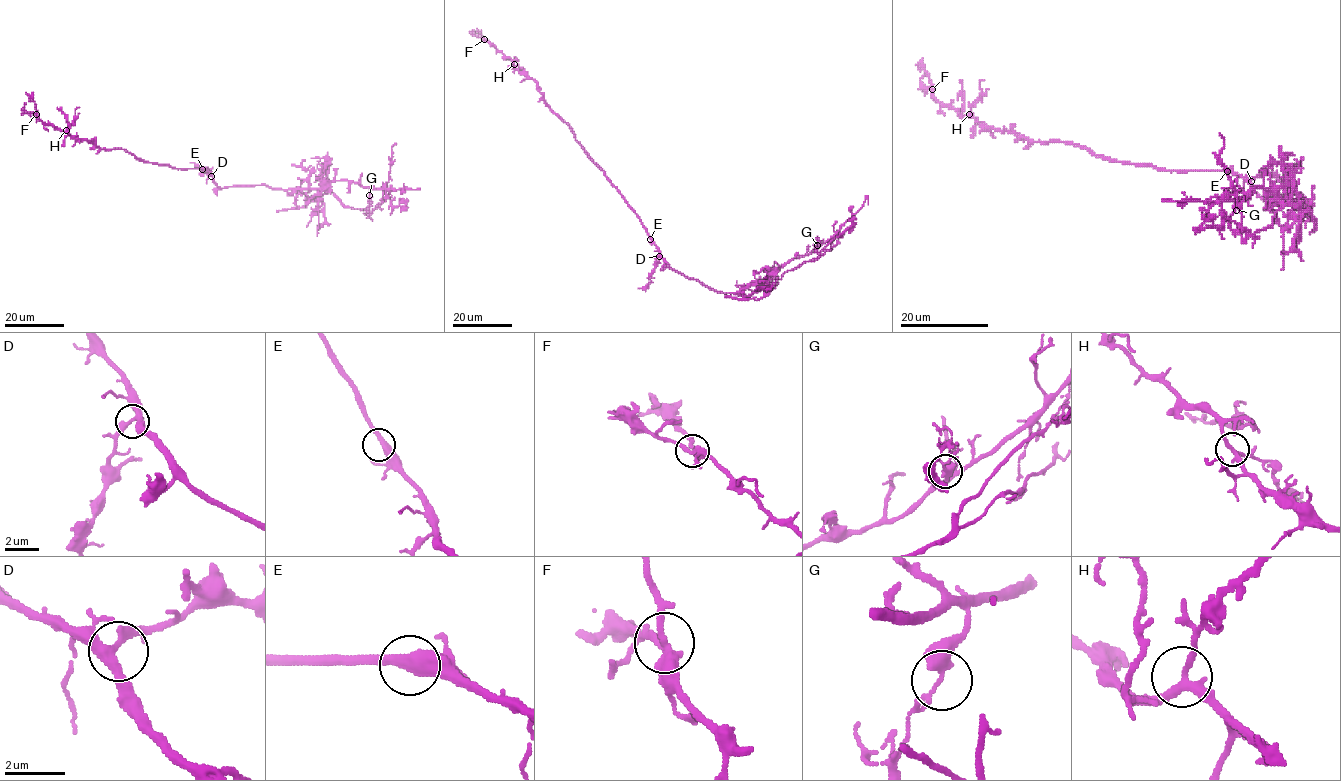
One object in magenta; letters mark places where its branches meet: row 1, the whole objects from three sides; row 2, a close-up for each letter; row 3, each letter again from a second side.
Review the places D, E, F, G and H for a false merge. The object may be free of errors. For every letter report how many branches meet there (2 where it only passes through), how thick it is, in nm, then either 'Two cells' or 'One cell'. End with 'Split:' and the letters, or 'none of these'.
D: Branches: 3. Thickness 320 nm. One cell
E: Branches: 2. Thickness 400 nm. One cell
F: Branches: 3. Thickness 320 nm. One cell
G: Branches: 2. Thickness 320 nm. Two cells
H: Branches: 3. Thickness 240 nm. One cell
Split: G

